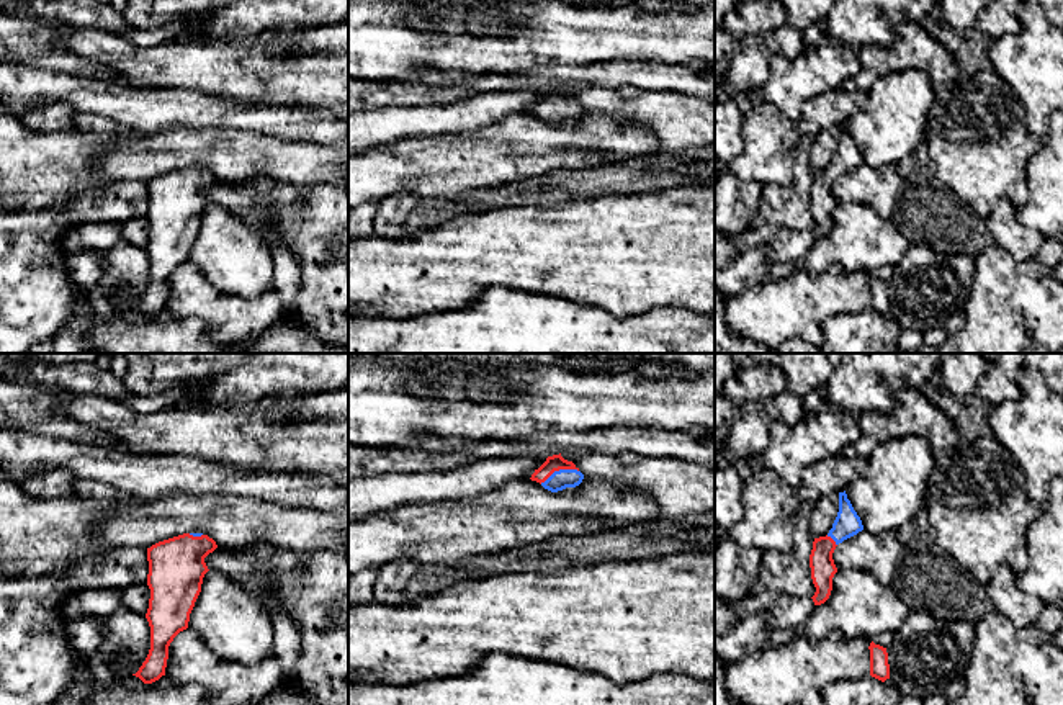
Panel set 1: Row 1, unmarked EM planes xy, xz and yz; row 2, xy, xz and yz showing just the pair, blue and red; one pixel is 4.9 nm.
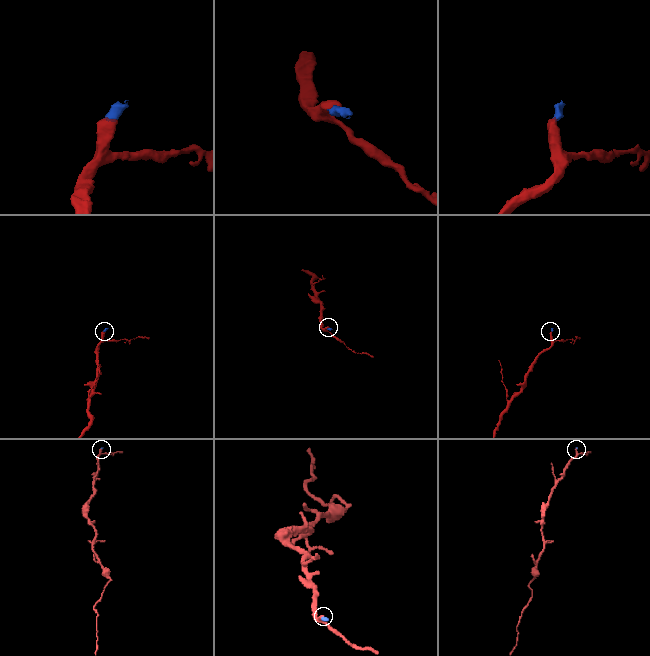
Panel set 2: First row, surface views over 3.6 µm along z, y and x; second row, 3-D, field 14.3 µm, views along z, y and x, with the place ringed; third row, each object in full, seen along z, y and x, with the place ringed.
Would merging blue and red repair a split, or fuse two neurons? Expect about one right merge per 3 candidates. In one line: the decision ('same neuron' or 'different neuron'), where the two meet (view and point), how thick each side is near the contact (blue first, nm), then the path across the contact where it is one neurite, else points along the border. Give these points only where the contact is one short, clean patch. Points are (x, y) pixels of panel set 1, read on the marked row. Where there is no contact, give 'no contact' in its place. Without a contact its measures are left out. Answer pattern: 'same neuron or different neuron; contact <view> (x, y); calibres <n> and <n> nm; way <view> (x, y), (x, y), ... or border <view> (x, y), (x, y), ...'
same neuron; contact xz (560, 470); calibres 100 and 80 nm; way xz (560, 480), (560, 470), (553, 463)

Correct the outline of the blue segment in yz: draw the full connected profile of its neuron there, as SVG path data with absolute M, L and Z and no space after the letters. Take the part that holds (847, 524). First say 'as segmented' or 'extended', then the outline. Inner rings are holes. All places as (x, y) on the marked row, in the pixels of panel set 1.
extended | M845 491L839 492L839 512L826 537L814 538L810 555L811 579L816 587L811 597L814 605L824 604L832 590L832 577L837 568L832 553L839 543L863 530L862 520L854 510Z

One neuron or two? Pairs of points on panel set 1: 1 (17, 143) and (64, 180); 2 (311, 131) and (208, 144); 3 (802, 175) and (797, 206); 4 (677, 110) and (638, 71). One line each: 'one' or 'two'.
1: one
2: two
3: one
4: two

